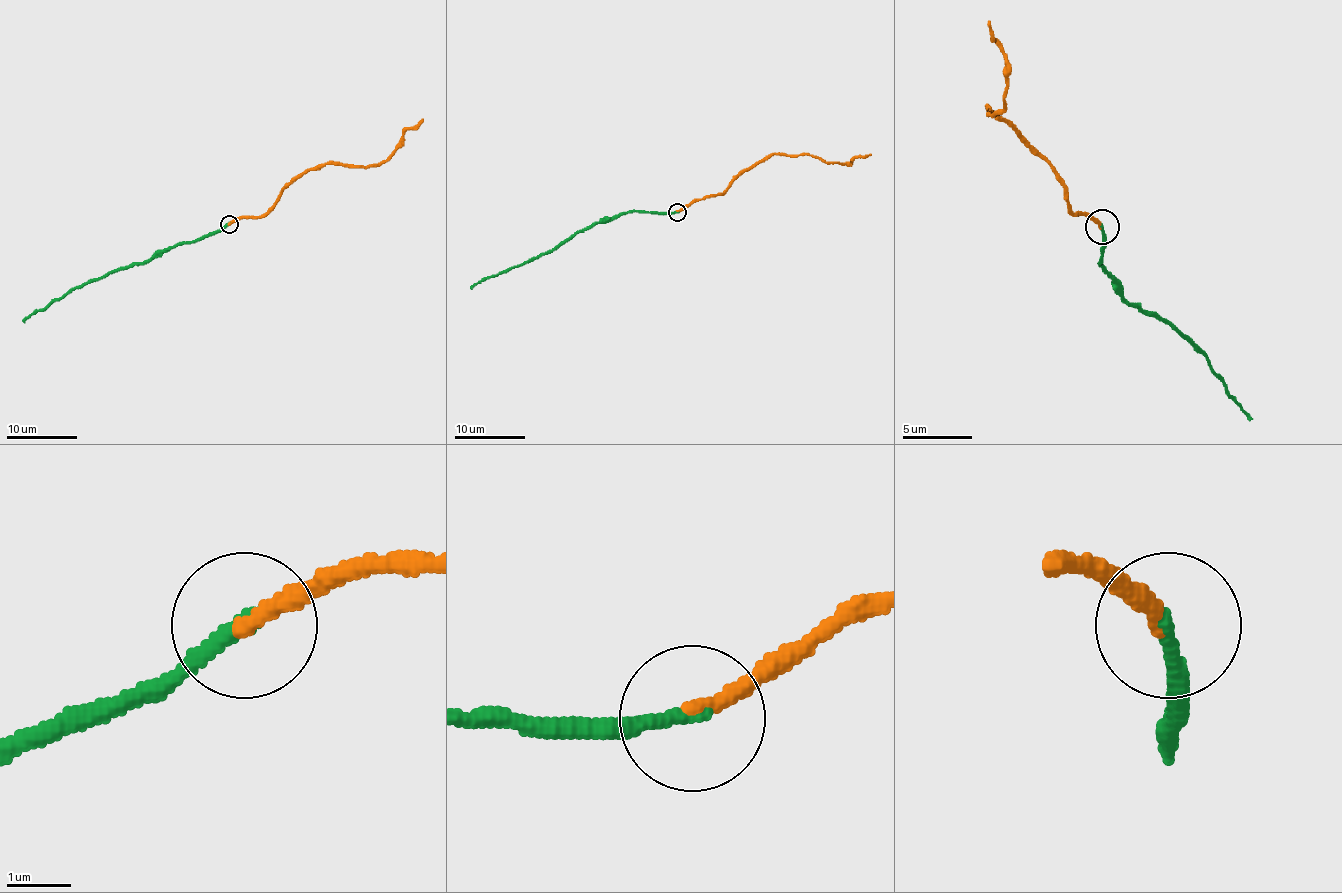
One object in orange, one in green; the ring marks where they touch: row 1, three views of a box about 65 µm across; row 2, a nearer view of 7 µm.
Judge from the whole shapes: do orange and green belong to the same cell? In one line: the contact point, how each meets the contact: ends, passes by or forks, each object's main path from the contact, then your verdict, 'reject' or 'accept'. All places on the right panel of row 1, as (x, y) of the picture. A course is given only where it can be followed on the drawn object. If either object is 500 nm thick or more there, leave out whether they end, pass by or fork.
place (1102, 227); orange ends; green ends; course orange (1101, 226), (1073, 212), (1056, 170), (987, 108), (990, 115), (1004, 108), (1004, 56), (994, 42), (987, 21); course green (1101, 226), (1101, 264), (1125, 298), (1153, 312), (1184, 337), (1219, 375), (1229, 395), (1254, 420); accept

